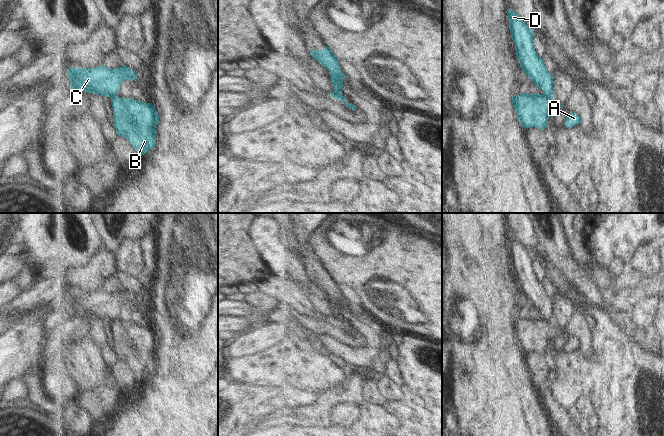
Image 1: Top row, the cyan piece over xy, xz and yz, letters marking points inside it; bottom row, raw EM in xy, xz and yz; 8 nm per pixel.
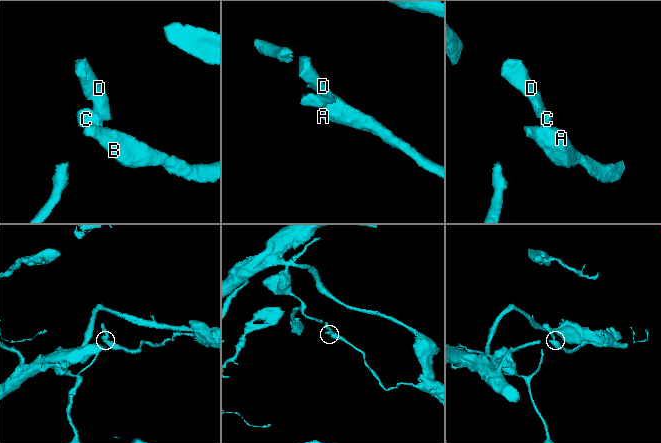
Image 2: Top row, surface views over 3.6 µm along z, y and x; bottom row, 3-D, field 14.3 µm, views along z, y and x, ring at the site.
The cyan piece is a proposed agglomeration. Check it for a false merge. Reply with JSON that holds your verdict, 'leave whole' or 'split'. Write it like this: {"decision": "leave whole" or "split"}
{"decision": "split"}

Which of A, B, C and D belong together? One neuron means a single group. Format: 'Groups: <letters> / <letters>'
Groups: A B / C D.

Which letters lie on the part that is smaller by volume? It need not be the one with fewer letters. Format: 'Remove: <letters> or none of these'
Remove: C, D

